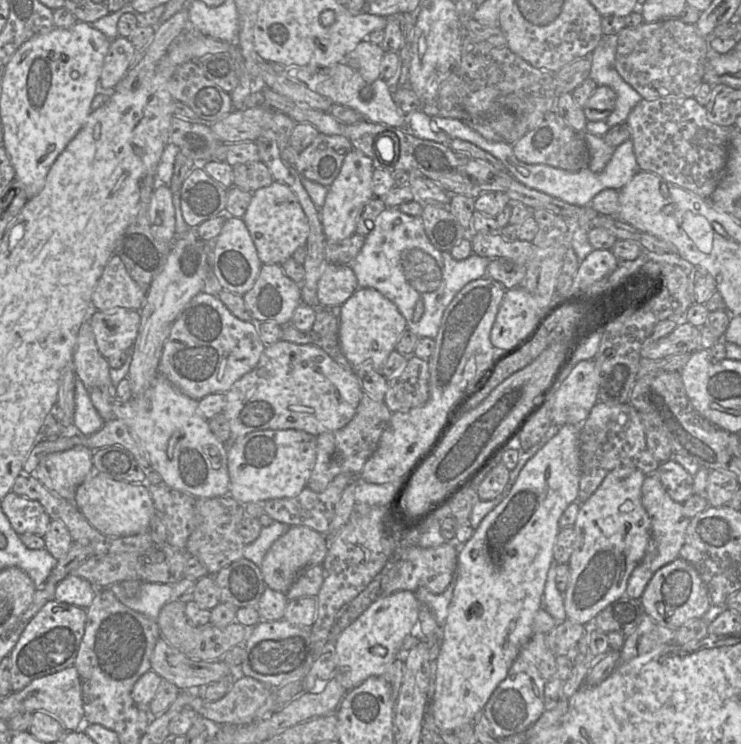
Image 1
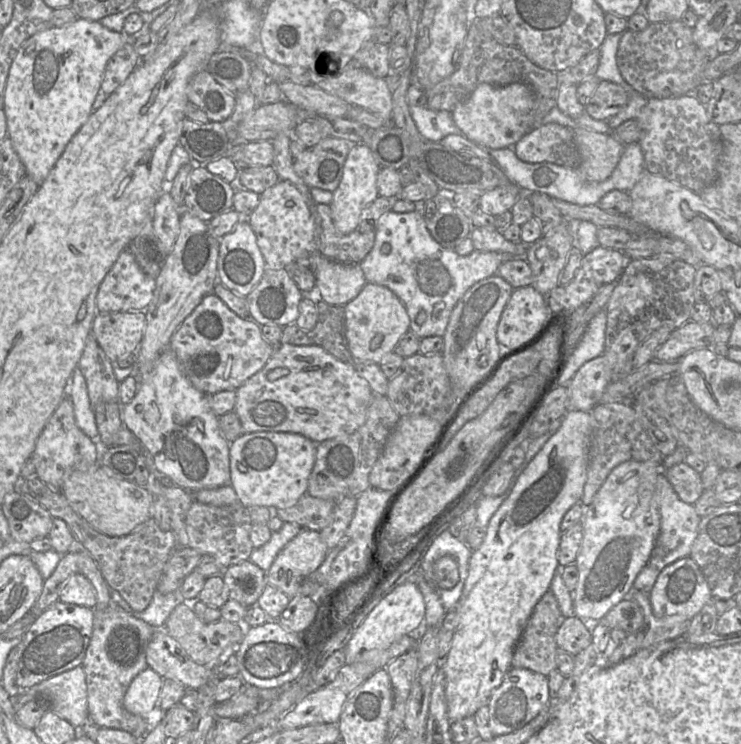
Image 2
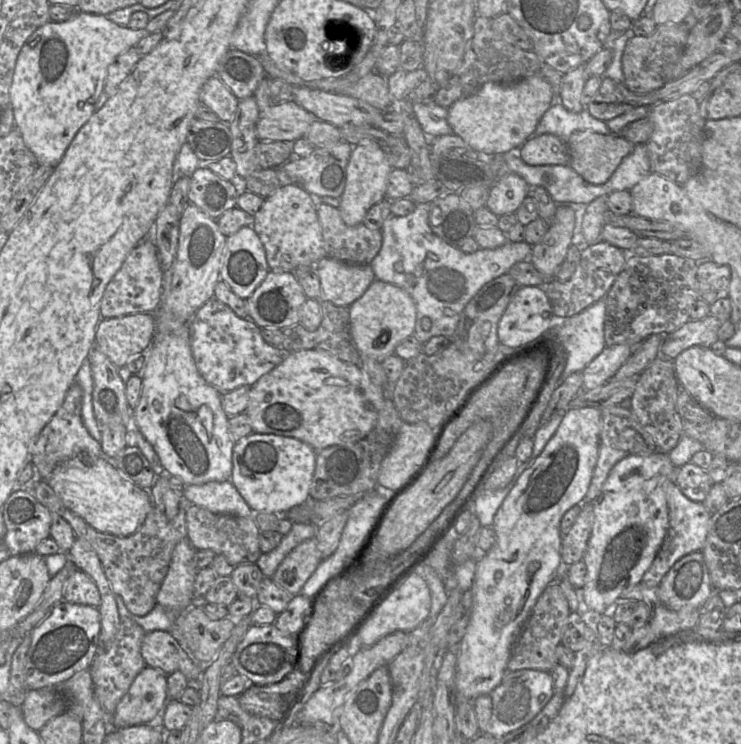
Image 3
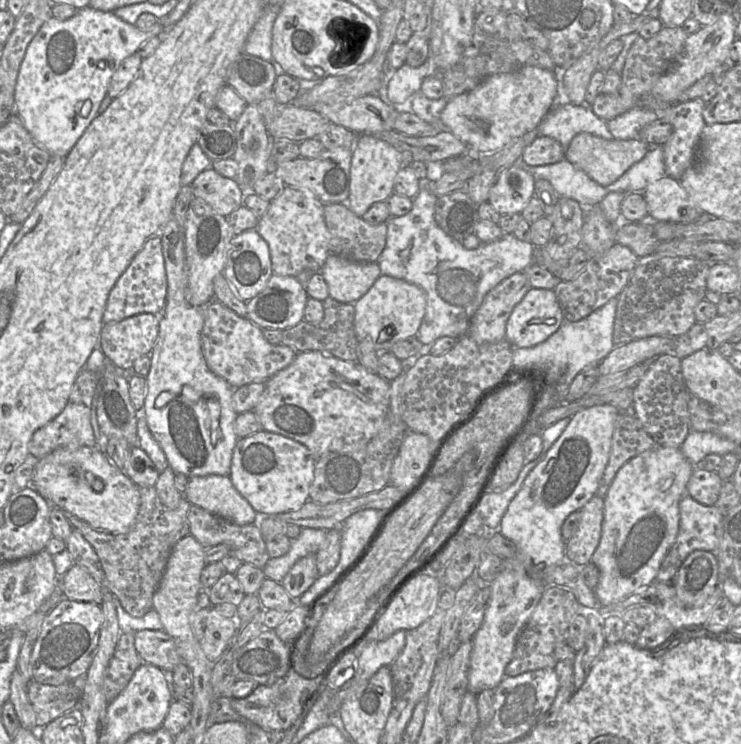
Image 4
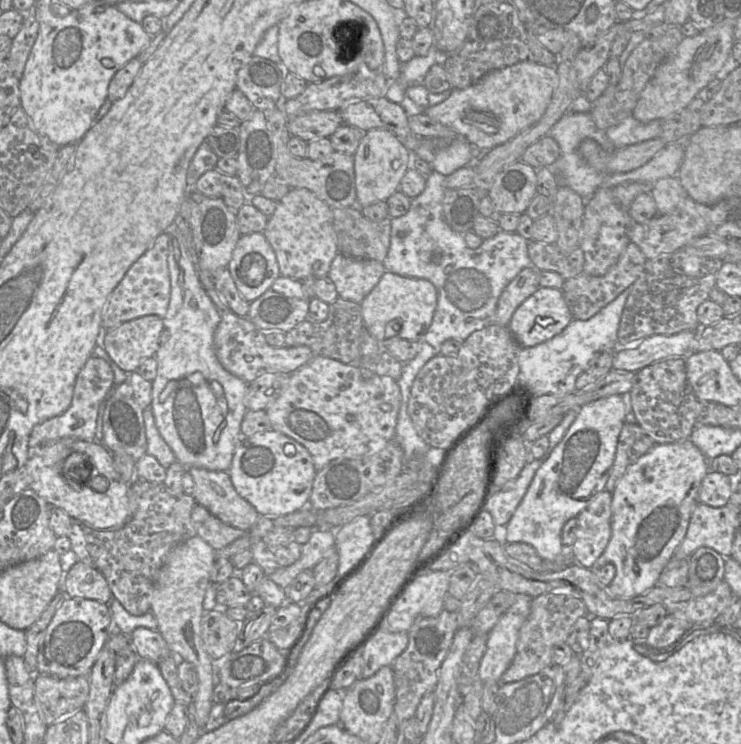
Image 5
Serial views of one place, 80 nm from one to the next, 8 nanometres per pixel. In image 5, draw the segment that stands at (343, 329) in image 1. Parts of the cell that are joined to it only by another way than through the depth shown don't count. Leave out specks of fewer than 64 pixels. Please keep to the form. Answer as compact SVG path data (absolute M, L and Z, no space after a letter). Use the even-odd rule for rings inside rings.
M385 271L382 275L381 279L379 280L378 284L373 288L373 290L362 300L360 303L361 311L362 311L362 318L363 318L363 324L364 327L381 343L381 347L383 348L383 341L390 338L400 338L405 339L409 341L421 341L423 340L423 337L425 333L427 332L428 328L431 325L436 306L437 306L437 300L438 300L438 293L435 286L426 279L417 279L417 278L410 278L410 277L404 277L400 276L398 274L394 274L392 272Z

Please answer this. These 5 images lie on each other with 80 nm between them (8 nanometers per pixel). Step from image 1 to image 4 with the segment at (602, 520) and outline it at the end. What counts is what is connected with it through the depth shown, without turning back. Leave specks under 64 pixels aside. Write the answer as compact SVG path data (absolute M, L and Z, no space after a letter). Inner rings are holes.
M655 445L618 470L604 496L601 538L591 558L591 562L599 570L599 580L593 590L602 606L609 606L656 580L660 566L678 535L679 502L684 495L688 495L686 486L694 468L680 448Z

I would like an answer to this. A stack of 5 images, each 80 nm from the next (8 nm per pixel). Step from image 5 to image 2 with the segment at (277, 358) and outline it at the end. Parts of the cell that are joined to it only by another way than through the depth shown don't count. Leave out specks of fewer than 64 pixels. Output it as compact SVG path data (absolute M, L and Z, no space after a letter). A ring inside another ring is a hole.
M214 293L206 295L182 322L173 334L169 348L175 352L182 371L192 385L208 395L239 388L265 366L275 349L263 338L261 325L252 317L240 318Z

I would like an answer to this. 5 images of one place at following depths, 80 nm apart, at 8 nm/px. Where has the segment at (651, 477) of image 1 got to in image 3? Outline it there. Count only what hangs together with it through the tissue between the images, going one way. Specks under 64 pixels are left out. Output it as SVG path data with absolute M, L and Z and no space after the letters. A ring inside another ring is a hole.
M676 482L667 487L666 499L669 511L669 527L665 539L649 569L644 573L641 583L649 587L657 587L669 569L682 557L704 547L711 514L702 504L687 498Z

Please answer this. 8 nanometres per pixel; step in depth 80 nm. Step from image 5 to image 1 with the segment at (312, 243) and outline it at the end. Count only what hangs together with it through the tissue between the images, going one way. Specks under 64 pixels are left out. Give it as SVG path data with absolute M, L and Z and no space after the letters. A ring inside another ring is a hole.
M273 181L252 193L251 201L242 217L262 264L281 264L292 257L297 248L305 246L309 224L305 213L290 187Z

